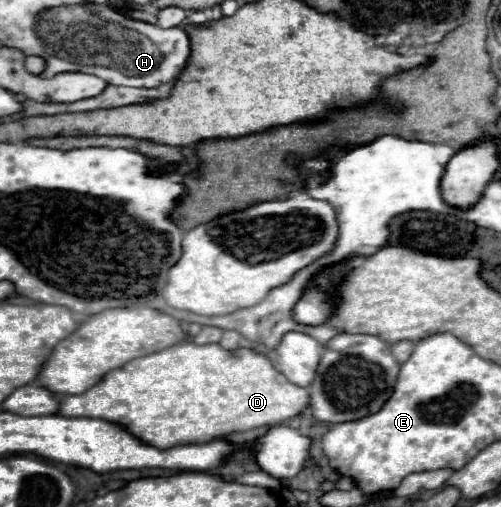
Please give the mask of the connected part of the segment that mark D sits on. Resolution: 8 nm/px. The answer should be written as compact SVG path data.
M183 341L159 353L151 353L129 361L121 369L107 373L103 381L99 381L95 387L91 387L81 395L63 397L63 413L59 415L97 417L123 423L141 441L167 449L181 443L205 443L215 437L225 437L255 427L281 425L287 423L289 419L299 417L307 405L309 405L307 389L289 383L285 375L279 373L263 353L257 353L247 347L227 351L217 343L195 345Z

